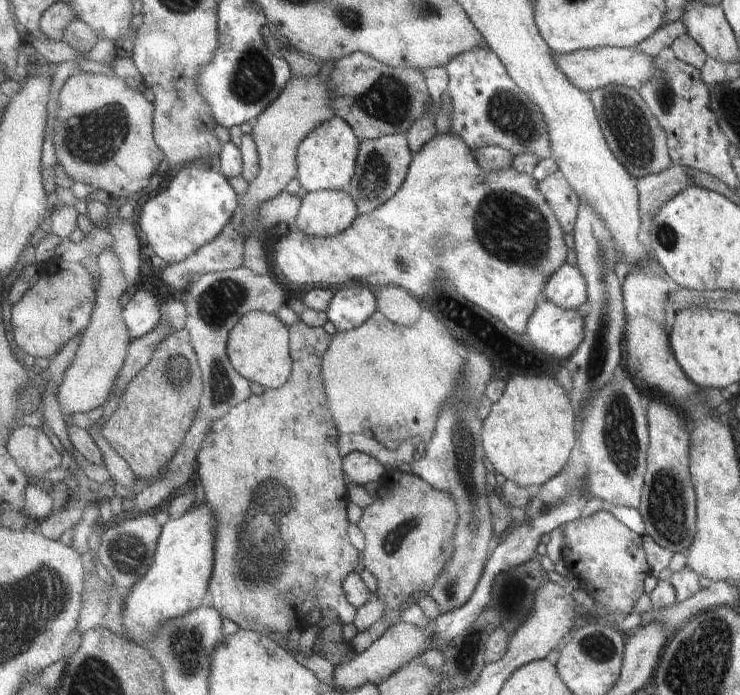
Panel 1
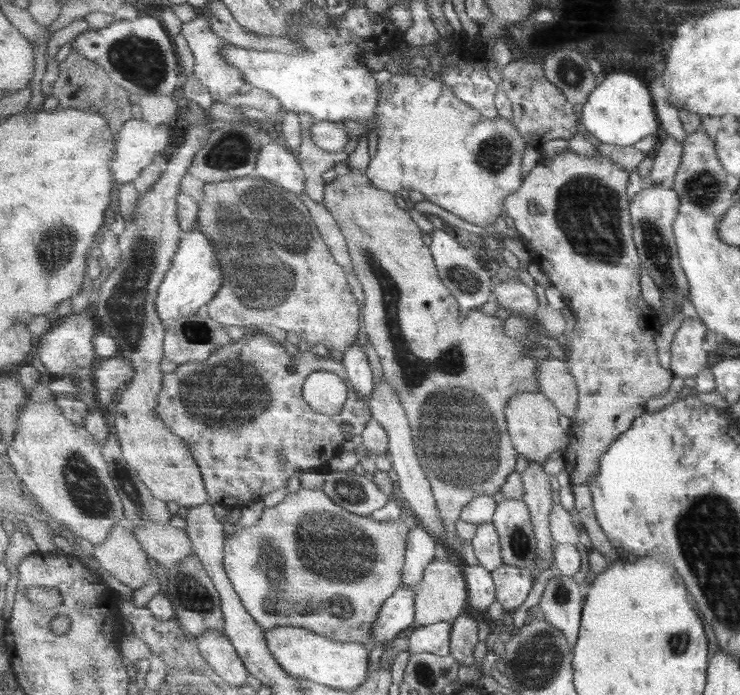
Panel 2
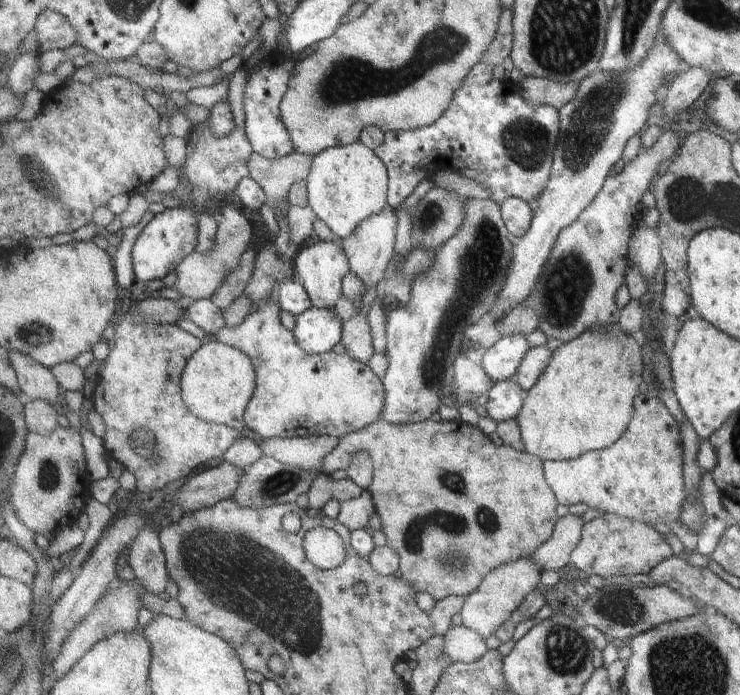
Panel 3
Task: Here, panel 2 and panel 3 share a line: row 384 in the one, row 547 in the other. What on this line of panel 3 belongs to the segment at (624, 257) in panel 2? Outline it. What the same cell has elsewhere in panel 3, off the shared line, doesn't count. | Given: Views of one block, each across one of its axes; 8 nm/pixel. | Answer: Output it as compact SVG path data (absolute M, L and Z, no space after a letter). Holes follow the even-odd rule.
M607 514L585 523L581 542L571 556L574 568L588 575L597 574L604 579L622 574L651 575L657 565L673 556L673 550L656 528L641 521Z

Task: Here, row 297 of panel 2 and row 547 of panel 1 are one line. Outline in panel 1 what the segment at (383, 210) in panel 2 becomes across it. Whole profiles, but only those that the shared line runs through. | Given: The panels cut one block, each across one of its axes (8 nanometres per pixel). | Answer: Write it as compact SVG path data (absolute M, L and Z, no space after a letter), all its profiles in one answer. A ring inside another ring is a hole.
M395 469L383 475L375 502L363 509L357 525L365 538L361 559L378 583L375 593L381 594L385 602L385 614L365 635L358 635L351 643L354 653L367 650L389 627L399 624L405 602L420 591L431 594L449 560L453 560L457 524L459 508L451 494L437 490L413 472Z

